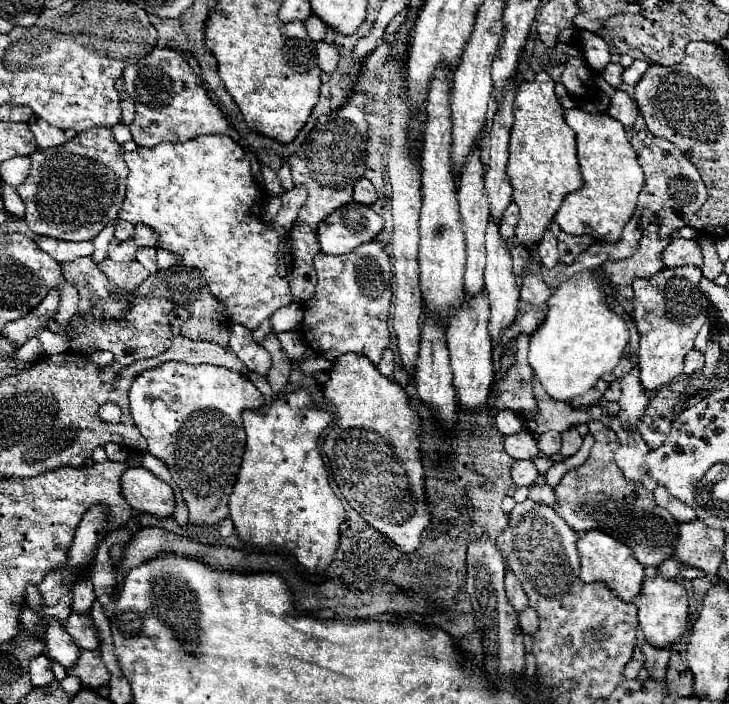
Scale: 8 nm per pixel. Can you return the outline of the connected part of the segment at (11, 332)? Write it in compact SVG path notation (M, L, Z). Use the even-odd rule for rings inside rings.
M53 288L51 294L47 294L45 300L35 310L31 310L25 318L15 320L15 322L9 322L3 328L3 334L1 336L11 338L17 346L25 344L29 338L33 338L39 332L47 330L47 324L55 320L55 314L59 310L59 304L61 304L61 290Z

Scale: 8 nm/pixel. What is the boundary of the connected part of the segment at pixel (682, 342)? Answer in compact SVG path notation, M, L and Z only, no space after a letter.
M683 266L679 270L661 270L649 280L635 280L633 318L641 334L639 342L639 372L645 390L659 390L671 384L683 372L683 358L693 348L693 342L707 322L707 298L699 290L701 270Z

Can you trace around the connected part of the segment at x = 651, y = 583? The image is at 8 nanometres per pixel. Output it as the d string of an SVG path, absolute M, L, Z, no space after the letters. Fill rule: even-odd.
M661 576L647 578L643 582L641 594L635 600L639 608L639 626L645 636L645 642L657 648L671 648L673 644L681 642L683 636L689 634L687 626L687 592L681 584L673 580L665 580Z

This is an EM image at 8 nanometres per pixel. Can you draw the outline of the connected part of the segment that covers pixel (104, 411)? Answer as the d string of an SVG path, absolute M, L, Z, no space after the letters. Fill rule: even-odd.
M107 402L105 406L99 408L99 418L103 422L109 422L109 424L119 424L121 422L121 406L119 404L113 404L113 402Z

